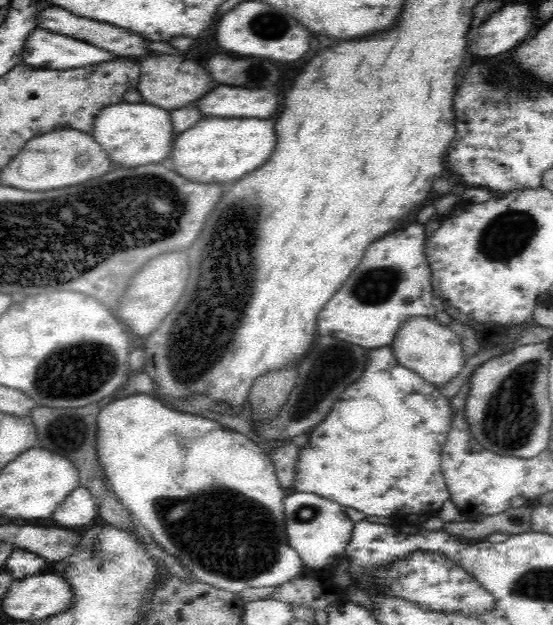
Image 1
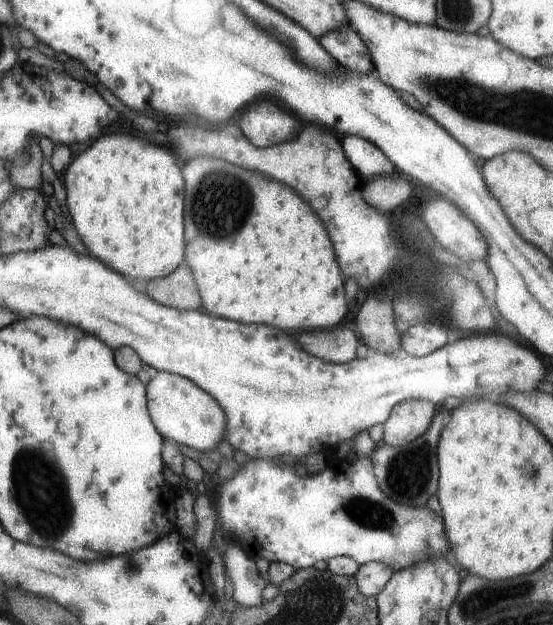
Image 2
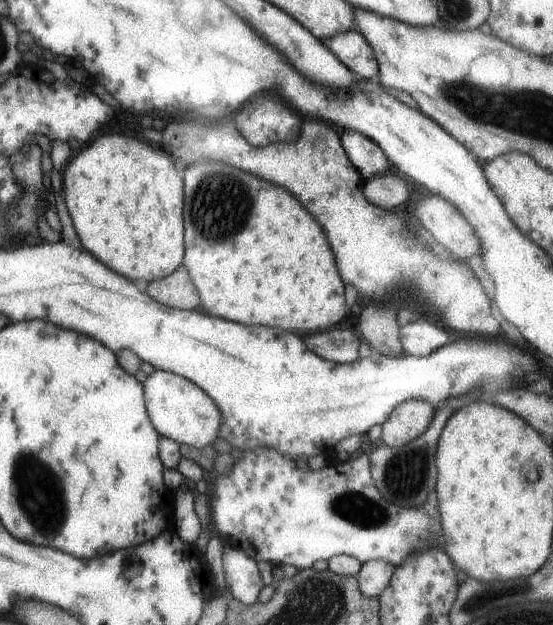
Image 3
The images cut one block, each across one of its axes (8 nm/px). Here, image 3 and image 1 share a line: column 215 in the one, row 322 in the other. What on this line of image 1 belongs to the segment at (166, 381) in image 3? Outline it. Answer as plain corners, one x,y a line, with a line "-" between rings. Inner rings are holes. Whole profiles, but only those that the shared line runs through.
410,318
400,326
400,330
391,342
391,351
398,364
411,369
430,384
442,388
452,380
464,367
466,358
462,353
462,345
458,336
448,326
432,318

